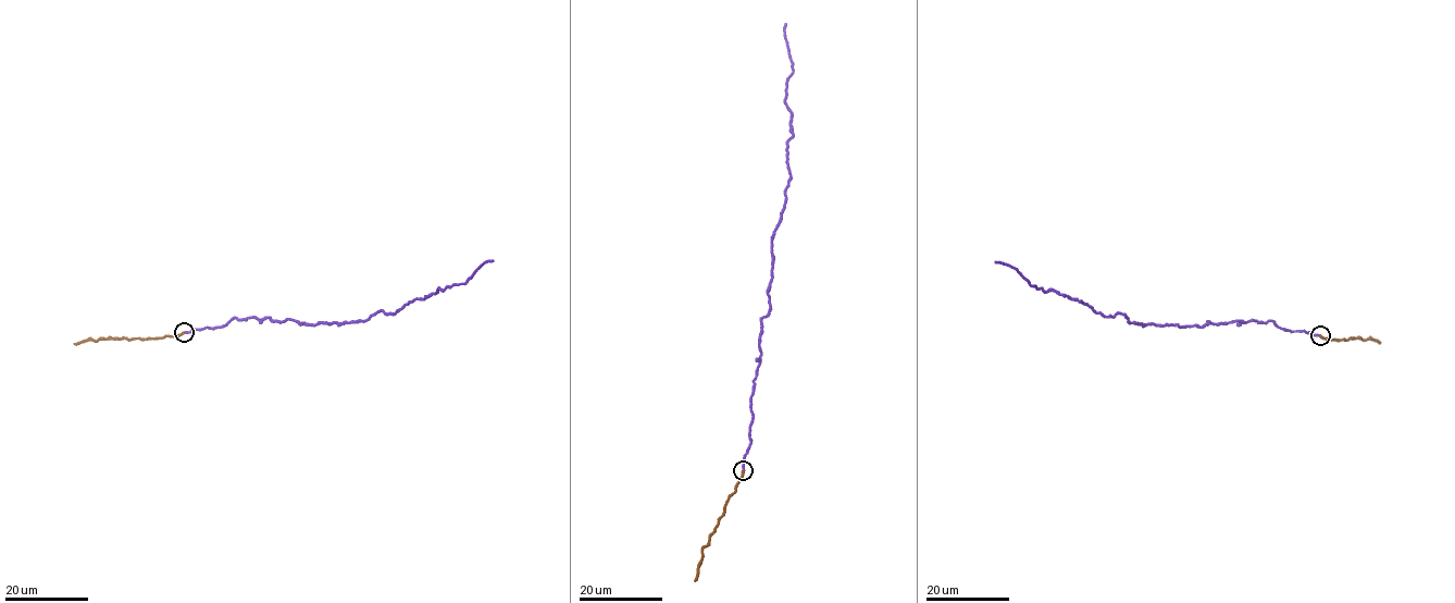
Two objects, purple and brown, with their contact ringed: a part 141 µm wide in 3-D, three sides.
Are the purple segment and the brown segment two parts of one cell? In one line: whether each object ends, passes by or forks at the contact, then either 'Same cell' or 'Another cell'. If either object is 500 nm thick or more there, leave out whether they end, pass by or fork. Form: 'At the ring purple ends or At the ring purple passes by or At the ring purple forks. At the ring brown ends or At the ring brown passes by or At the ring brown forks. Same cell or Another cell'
At the ring purple ends. At the ring brown ends. Same cell

